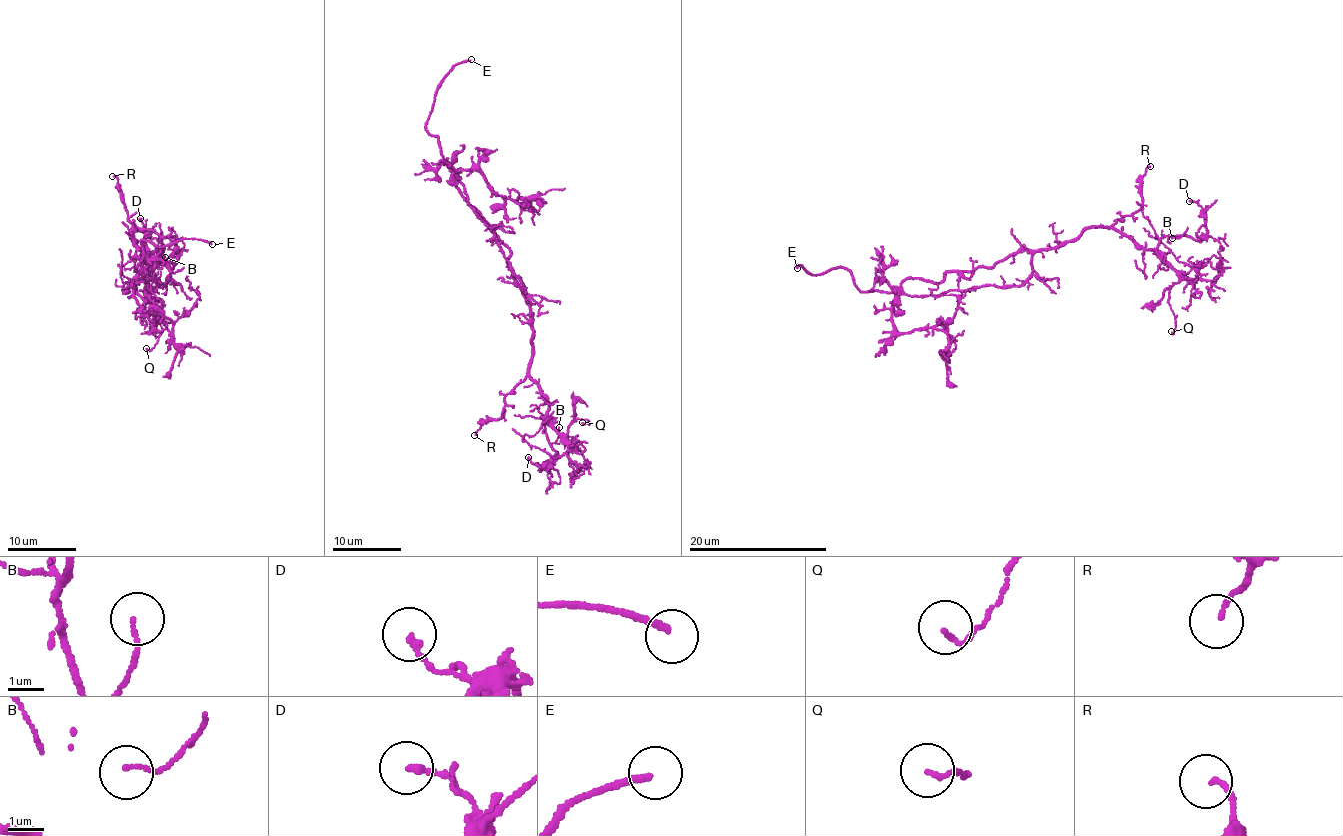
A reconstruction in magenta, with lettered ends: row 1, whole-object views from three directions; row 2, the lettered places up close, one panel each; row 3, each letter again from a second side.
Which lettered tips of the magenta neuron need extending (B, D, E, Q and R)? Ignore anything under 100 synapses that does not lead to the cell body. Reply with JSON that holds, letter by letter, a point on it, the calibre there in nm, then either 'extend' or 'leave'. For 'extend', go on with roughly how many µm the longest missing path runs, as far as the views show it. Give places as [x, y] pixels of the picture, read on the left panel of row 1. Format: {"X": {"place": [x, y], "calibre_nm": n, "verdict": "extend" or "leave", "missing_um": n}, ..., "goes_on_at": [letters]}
{"B": {"place": [165, 257], "calibre_nm": 90, "verdict": "leave"}, "D": {"place": [140, 218], "calibre_nm": 180, "verdict": "leave"}, "E": {"place": [212, 244], "calibre_nm": 190, "verdict": "extend", "missing_um": 25}, "Q": {"place": [146, 348], "calibre_nm": 110, "verdict": "leave"}, "R": {"place": [112, 176], "calibre_nm": 120, "verdict": "leave"}, "goes_on_at": ["E"]}

